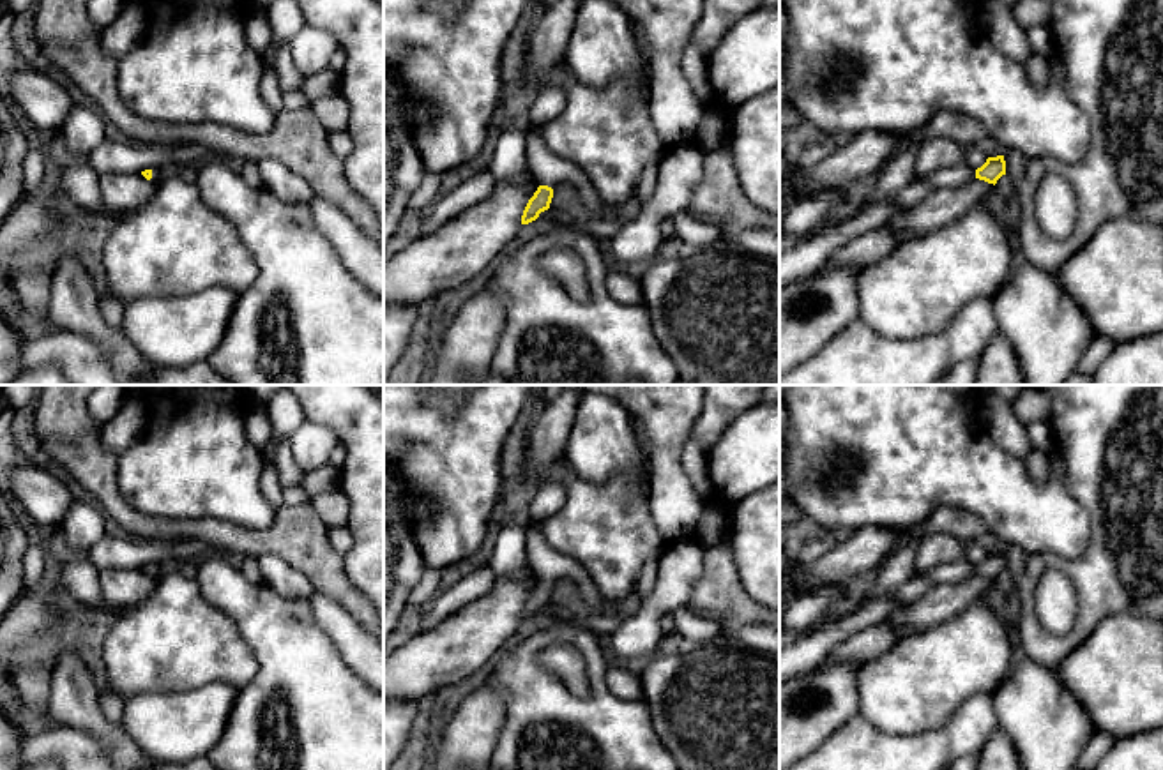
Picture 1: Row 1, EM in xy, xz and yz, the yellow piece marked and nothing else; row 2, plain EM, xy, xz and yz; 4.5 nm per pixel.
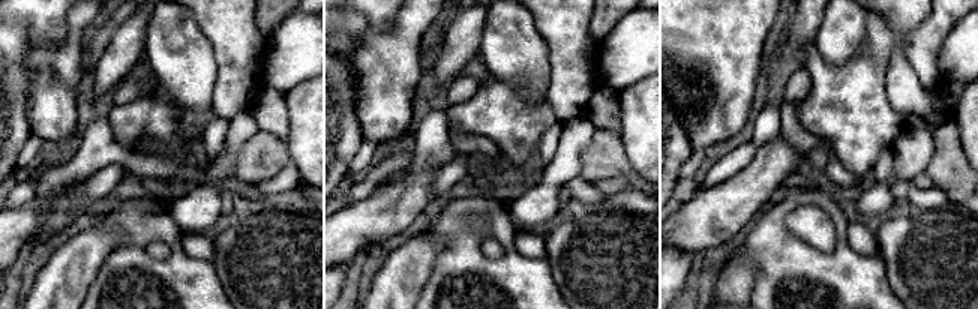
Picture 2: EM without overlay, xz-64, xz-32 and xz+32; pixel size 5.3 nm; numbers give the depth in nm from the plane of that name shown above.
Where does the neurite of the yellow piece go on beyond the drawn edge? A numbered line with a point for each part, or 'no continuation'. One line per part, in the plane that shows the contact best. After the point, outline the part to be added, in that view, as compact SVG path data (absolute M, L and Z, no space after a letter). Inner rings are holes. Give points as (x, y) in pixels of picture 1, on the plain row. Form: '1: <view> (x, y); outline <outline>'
1: xz (550, 566); outline M532 521L527 528L527 562L539 581L555 585L571 579L582 600L592 608L603 604L603 595L596 588L589 570L574 558L555 551L539 530L539 523Z

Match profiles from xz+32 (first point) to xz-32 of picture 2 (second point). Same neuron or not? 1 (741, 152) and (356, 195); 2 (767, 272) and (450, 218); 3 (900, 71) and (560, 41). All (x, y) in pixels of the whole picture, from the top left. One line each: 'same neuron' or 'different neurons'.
1: same neuron
2: same neuron
3: same neuron

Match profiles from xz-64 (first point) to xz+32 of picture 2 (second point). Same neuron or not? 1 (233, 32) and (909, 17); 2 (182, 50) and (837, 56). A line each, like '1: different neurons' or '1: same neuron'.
1: same neuron
2: same neuron

